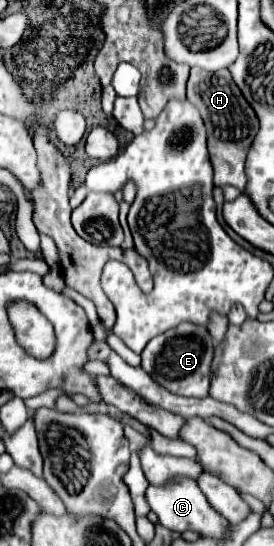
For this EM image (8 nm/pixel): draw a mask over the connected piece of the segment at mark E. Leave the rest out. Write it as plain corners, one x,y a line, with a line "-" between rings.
181,322
179,326
167,330
161,336
149,340
141,352
141,368
163,388
179,396
209,396
211,382
211,360
213,360
215,342
205,326
193,322

